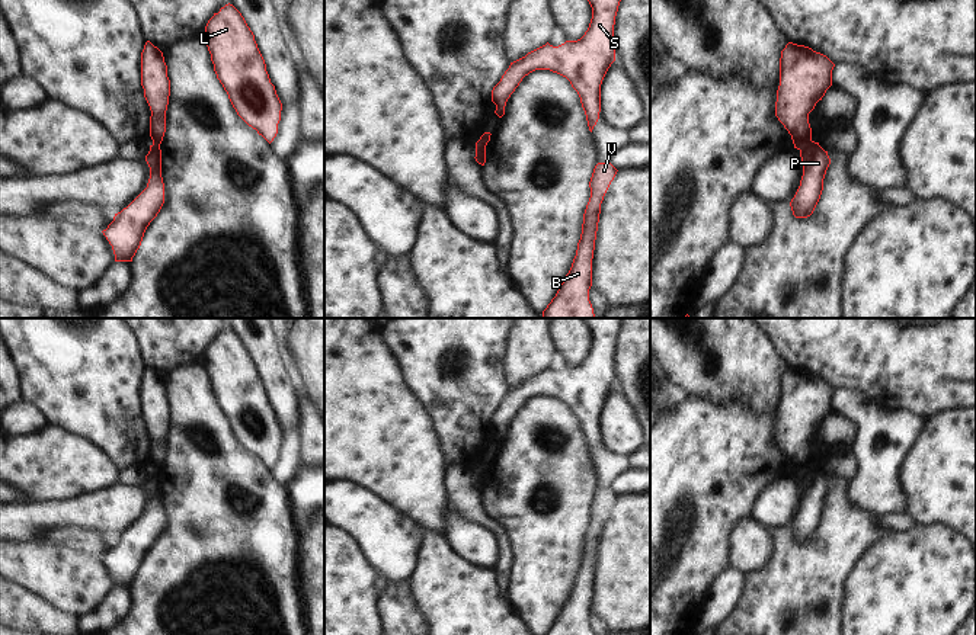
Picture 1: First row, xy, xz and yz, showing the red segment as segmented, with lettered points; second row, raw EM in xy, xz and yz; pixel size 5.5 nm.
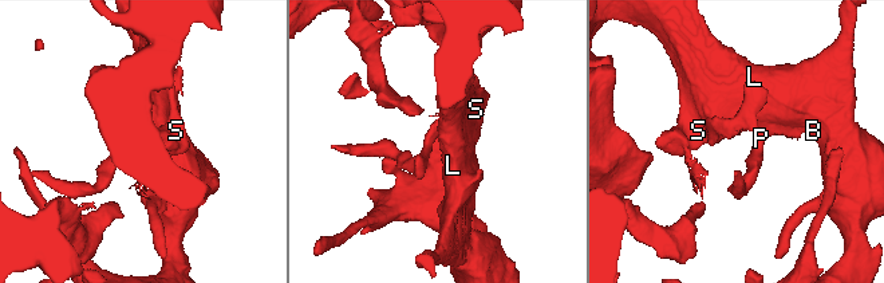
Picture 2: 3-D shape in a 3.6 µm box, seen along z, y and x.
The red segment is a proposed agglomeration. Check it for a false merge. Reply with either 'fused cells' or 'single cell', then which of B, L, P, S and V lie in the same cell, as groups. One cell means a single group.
fused cells; groups B L S V / P

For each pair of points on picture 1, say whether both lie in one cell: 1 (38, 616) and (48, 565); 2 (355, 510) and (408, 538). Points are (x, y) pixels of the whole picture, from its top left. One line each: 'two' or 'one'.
1: two
2: one

